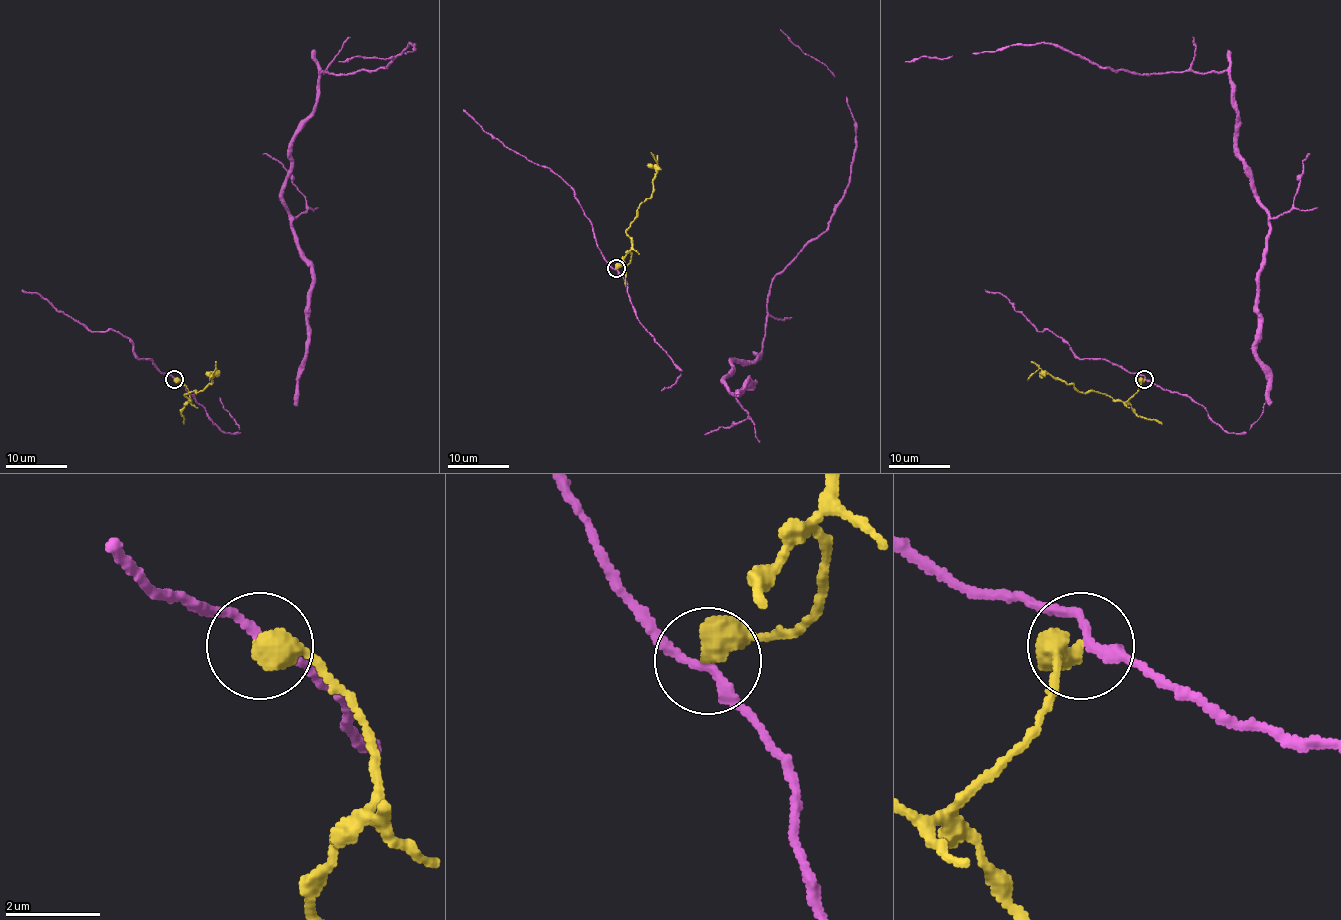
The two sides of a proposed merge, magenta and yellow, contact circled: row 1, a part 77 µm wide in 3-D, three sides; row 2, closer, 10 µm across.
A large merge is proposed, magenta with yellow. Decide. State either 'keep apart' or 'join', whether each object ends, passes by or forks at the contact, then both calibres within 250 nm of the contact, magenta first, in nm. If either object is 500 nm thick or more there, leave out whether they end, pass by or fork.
keep apart | 200/550 nm

